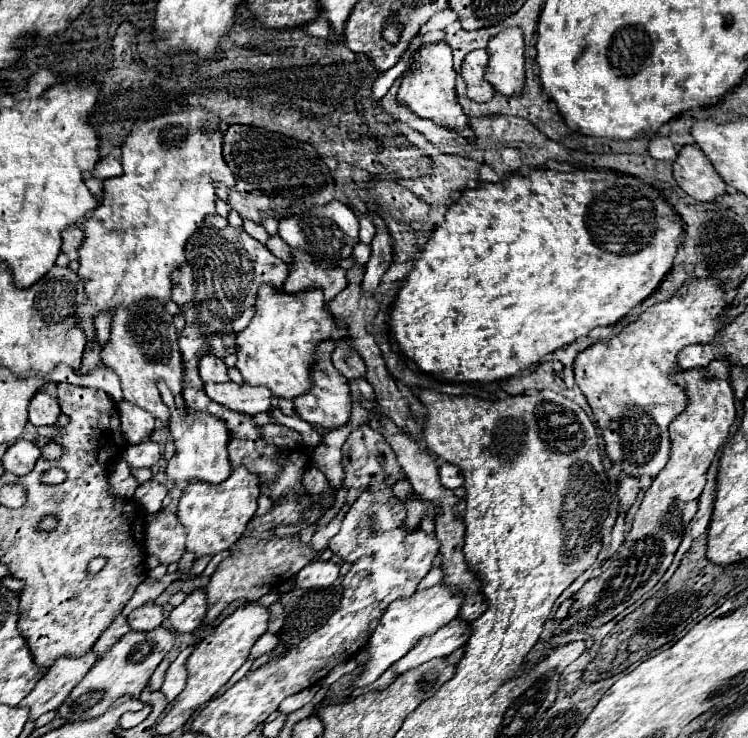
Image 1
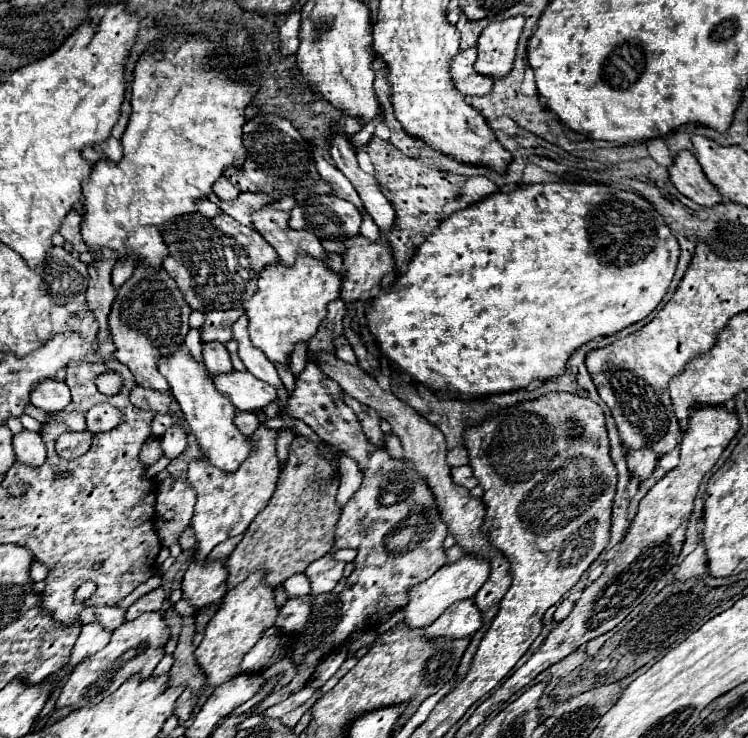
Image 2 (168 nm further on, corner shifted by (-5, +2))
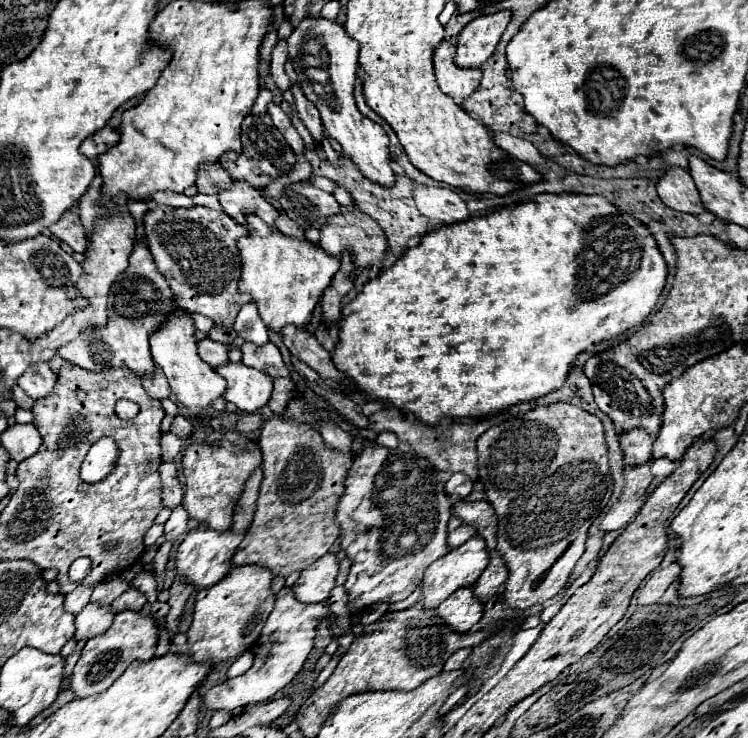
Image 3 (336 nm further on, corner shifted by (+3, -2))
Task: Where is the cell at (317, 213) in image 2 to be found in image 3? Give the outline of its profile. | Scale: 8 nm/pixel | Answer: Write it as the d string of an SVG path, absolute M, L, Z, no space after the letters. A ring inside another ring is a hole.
M302 180L290 184L282 190L280 204L284 212L300 224L300 228L324 228L328 216L340 212L340 204L336 198L320 188L316 188L310 180Z

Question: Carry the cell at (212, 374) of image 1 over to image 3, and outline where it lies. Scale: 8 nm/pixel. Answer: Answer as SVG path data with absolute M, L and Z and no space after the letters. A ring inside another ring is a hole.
M204 338L202 342L198 342L198 354L212 368L222 366L224 362L228 362L228 350L226 350L226 346L220 344L220 342L214 342L210 338Z

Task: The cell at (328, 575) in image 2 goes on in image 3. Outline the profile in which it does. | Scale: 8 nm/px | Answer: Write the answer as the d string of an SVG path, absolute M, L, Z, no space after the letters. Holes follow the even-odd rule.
M326 552L322 558L312 562L292 586L296 598L304 604L324 602L334 588L334 580L338 574L338 560L336 554Z

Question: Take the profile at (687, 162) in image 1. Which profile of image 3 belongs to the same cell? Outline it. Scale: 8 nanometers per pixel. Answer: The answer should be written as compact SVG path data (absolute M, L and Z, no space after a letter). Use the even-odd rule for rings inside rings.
M682 168L666 170L666 174L658 182L658 196L672 210L694 214L694 216L706 212L706 208L700 202L698 188L692 176Z

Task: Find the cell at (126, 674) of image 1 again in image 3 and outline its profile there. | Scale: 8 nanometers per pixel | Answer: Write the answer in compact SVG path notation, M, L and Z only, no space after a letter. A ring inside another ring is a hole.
M134 610L118 612L114 616L112 626L104 634L98 634L96 638L86 642L80 660L74 666L70 688L74 690L76 698L86 698L106 690L128 668L130 662L152 660L156 652L156 640L158 640L158 630L152 616L144 616L142 612L134 612Z

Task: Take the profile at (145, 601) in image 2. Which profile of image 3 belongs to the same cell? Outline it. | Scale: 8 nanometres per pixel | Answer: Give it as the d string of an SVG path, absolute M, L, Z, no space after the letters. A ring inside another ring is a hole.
M130 584L128 590L112 602L112 608L114 608L114 612L122 612L122 610L136 610L138 612L138 610L142 610L144 604L146 604L146 596L134 584Z

